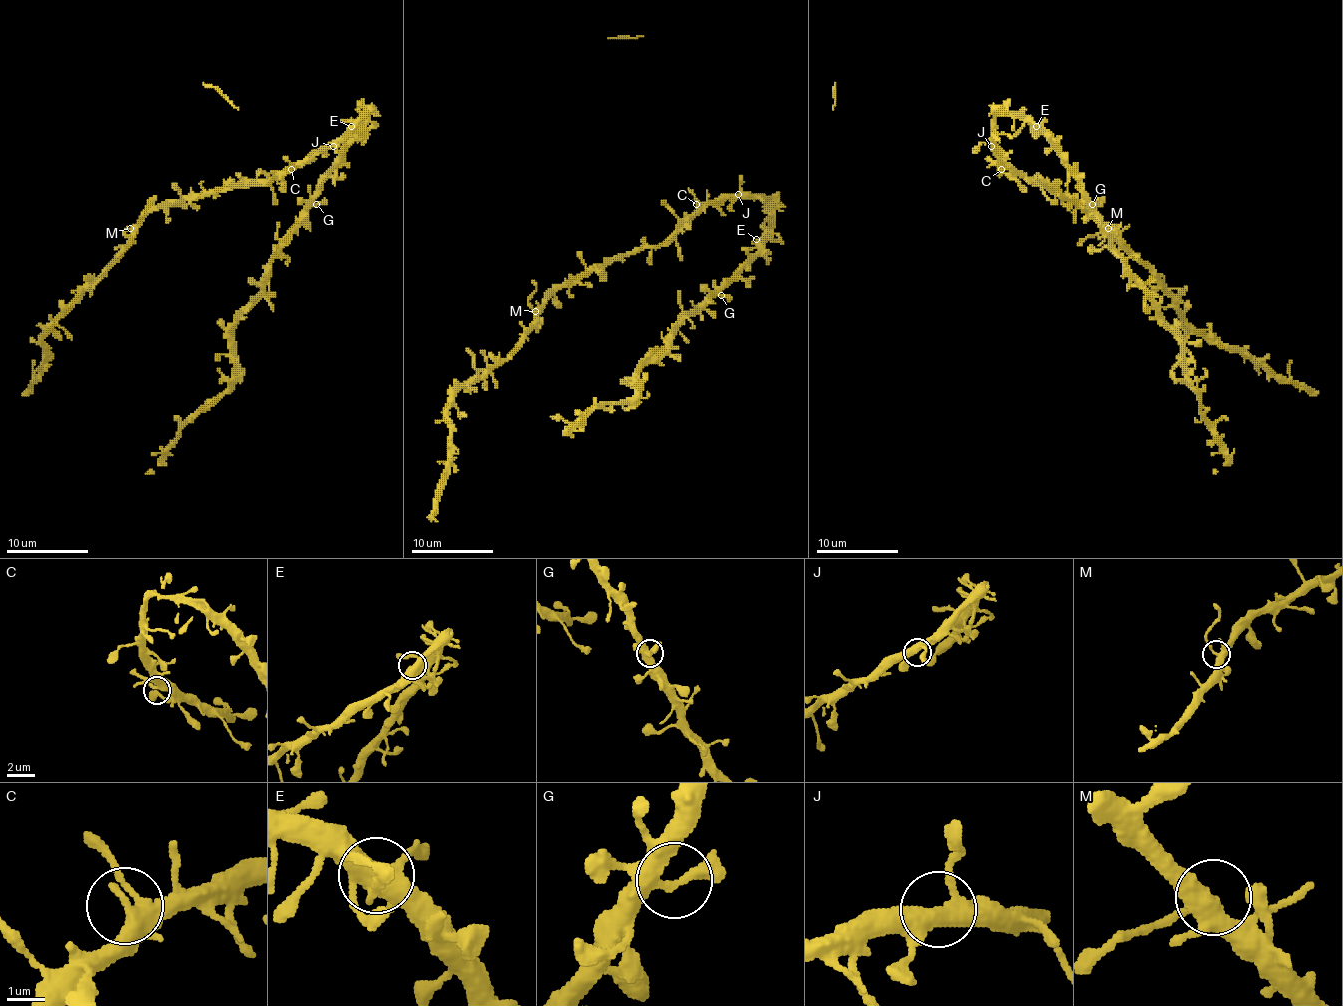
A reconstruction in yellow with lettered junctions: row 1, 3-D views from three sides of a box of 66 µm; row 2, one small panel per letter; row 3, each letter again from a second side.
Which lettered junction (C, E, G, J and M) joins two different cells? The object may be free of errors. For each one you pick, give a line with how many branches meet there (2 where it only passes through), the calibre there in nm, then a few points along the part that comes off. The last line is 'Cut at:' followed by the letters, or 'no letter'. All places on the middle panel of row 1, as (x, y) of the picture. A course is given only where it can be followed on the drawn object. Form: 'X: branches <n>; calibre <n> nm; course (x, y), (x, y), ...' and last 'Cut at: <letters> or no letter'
M: branches 4; calibre 320 nm; course (534, 311), (528, 297), (536, 289), (534, 281)
Cut at: M

